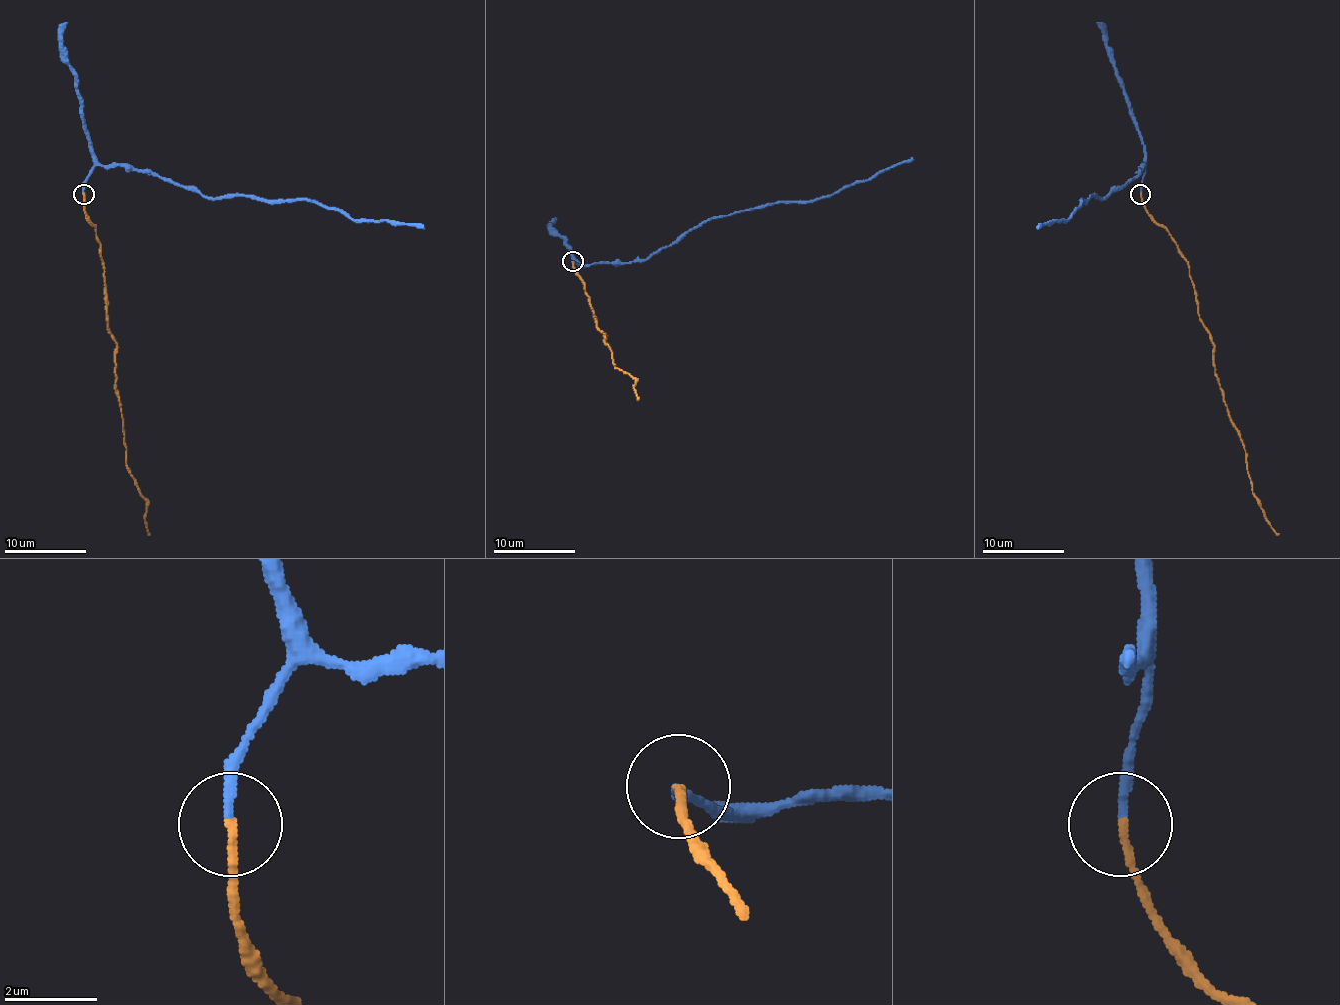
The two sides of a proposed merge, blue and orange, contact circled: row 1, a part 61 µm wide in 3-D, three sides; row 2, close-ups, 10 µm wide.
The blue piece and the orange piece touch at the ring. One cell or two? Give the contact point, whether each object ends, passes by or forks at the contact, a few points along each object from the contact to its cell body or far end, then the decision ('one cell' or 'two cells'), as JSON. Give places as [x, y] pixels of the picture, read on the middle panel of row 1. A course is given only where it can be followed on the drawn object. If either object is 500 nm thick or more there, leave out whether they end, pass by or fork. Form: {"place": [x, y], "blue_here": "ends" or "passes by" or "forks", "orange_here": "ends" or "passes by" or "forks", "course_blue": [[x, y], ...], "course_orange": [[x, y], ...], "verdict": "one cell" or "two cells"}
{"place": [572, 261], "blue_here": "ends", "orange_here": "ends", "course_blue": [[573, 261], [583, 265], [644, 261], [703, 222], [781, 201], [830, 197], [842, 187], [867, 181], [914, 159]], "course_orange": [[573, 261], [573, 269], [583, 283], [595, 320], [606, 334], [604, 336], [616, 367], [634, 381], [638, 399]], "verdict": "one cell"}

